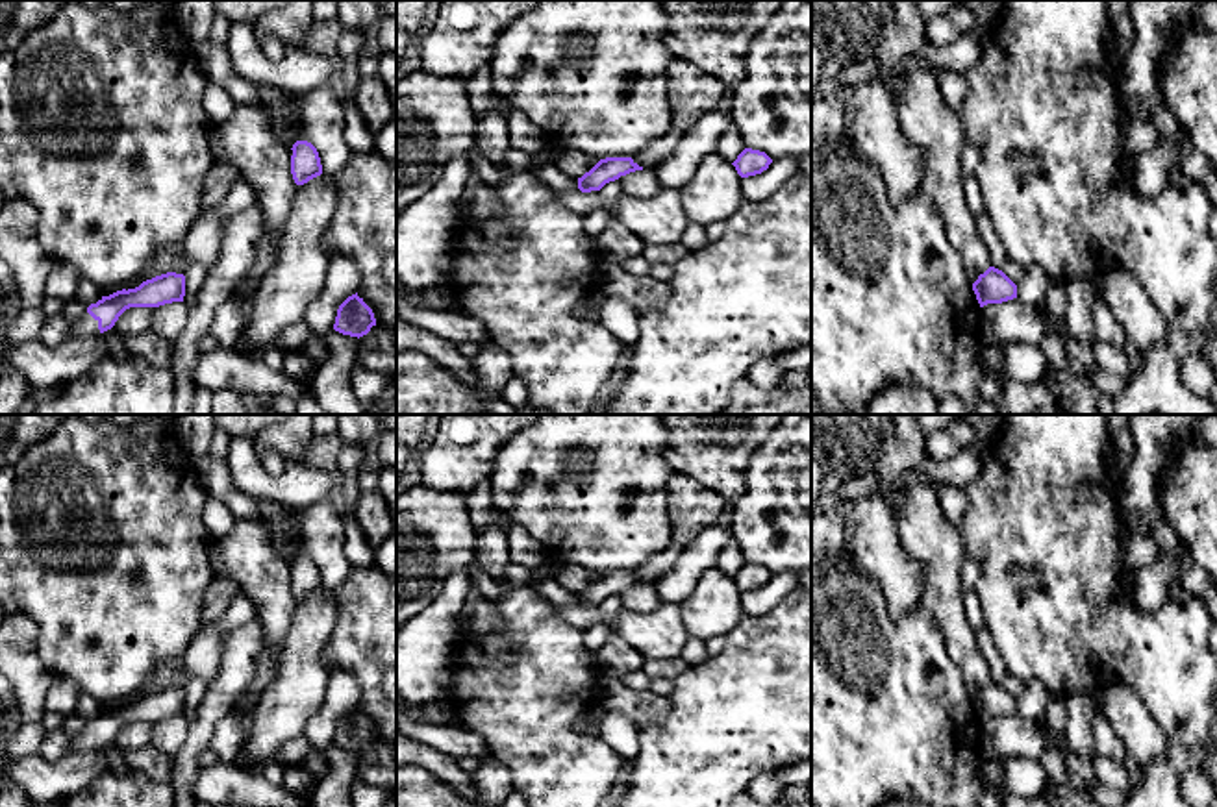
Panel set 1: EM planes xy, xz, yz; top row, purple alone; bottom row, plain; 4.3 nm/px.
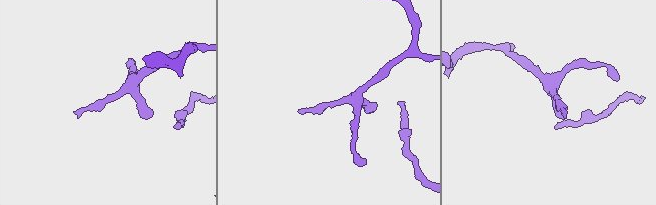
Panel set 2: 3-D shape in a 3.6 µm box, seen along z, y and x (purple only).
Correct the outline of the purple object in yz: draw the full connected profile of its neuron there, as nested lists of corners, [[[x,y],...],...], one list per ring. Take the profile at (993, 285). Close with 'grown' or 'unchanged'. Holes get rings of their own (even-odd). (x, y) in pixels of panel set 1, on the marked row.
[[[989,267],[972,283],[980,307],[1017,298],[1017,285],[998,268]]] | unchanged

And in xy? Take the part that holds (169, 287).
[[[167,272],[143,281],[135,289],[122,289],[109,296],[102,296],[91,304],[87,311],[72,322],[70,337],[96,337],[115,326],[119,317],[130,307],[159,307],[172,302],[183,302],[185,276]]] | grown

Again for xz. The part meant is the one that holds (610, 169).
[[[606,157],[578,178],[578,189],[582,192],[600,191],[606,183],[635,170],[643,170],[643,167],[639,167],[632,157]]] | unchanged

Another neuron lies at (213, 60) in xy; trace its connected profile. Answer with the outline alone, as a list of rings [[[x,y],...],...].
[[[206,39],[193,44],[193,54],[206,80],[222,87],[235,106],[263,106],[257,87],[233,72],[226,44]]]

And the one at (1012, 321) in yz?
[[[1017,298],[984,305],[982,322],[1002,341],[1039,344],[1047,335],[1047,328],[1035,309]]]

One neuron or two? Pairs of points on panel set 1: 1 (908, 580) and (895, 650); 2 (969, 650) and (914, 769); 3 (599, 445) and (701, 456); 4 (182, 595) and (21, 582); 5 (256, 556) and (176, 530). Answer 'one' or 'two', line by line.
1: two
2: two
3: two
4: one
5: two

